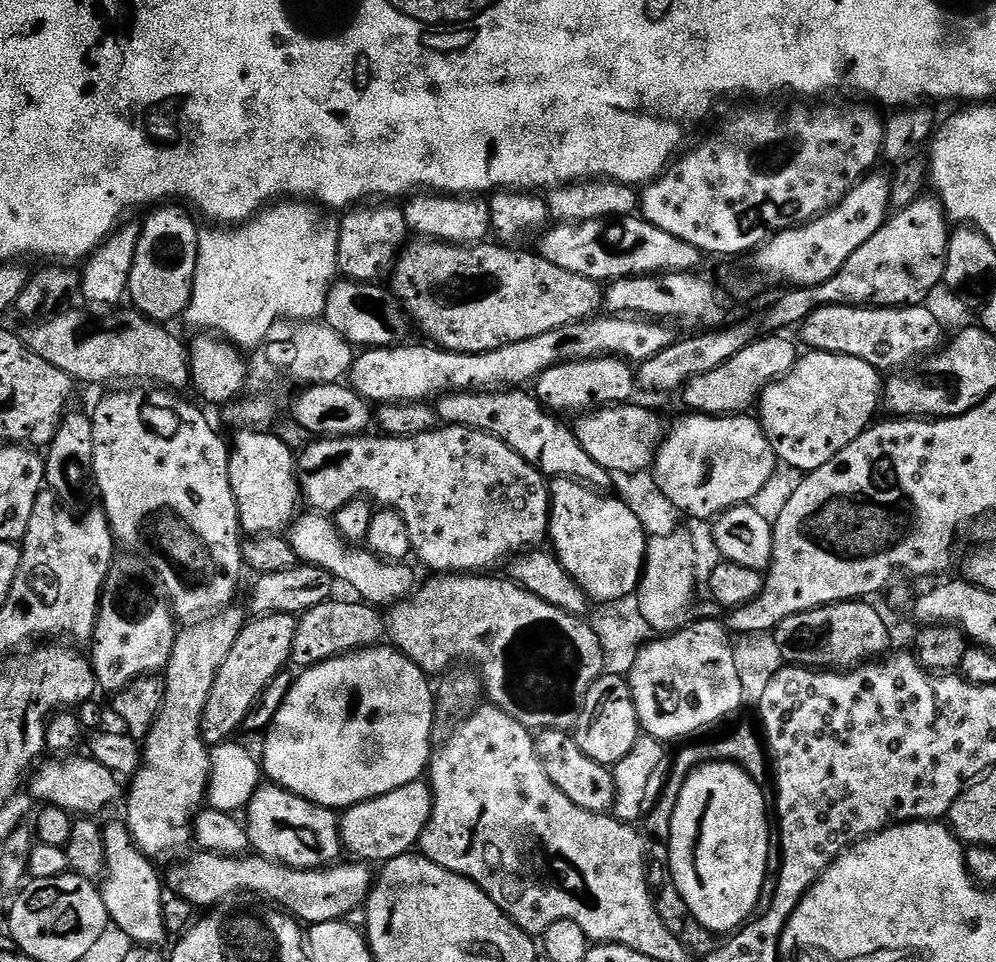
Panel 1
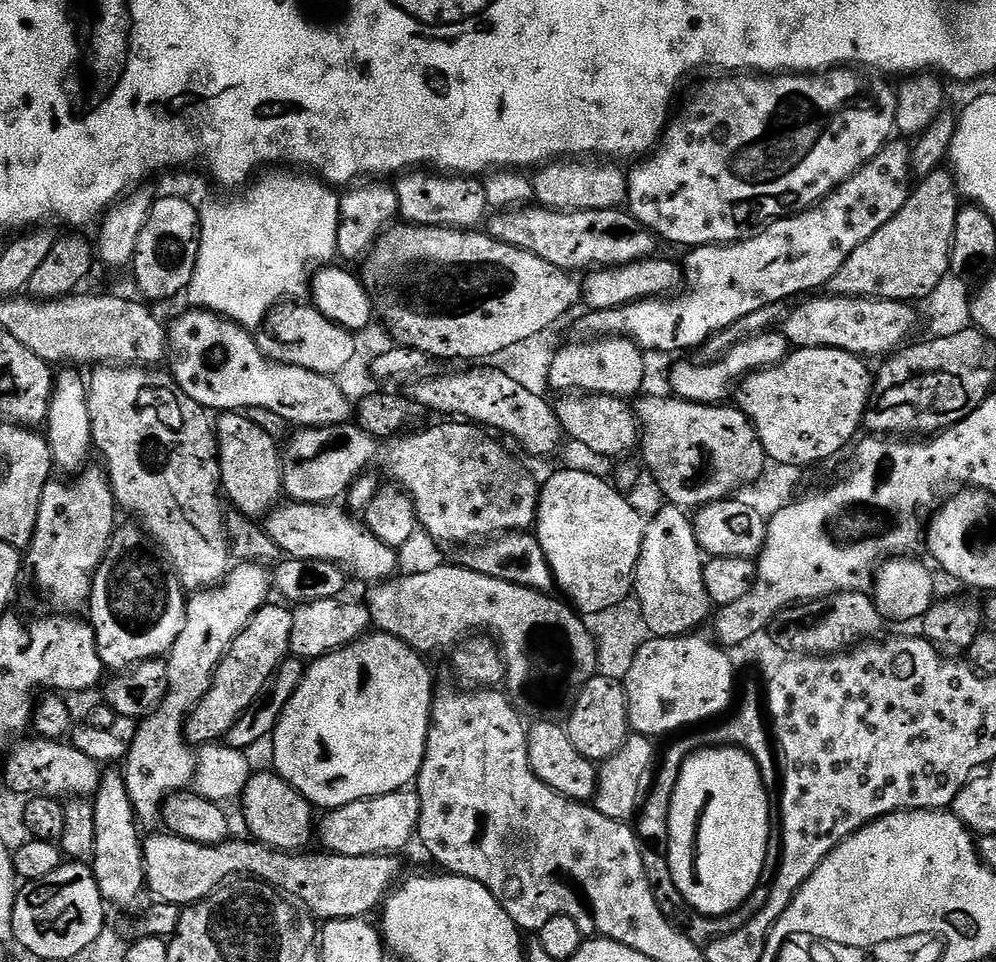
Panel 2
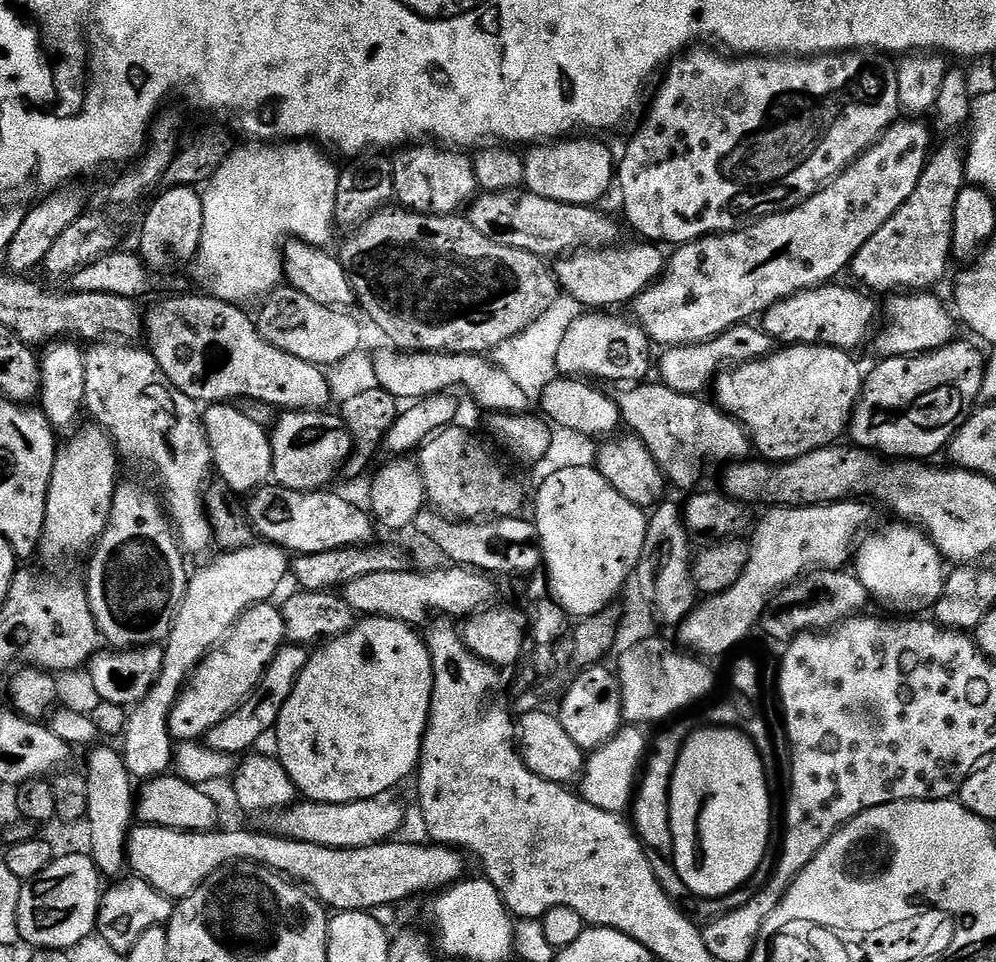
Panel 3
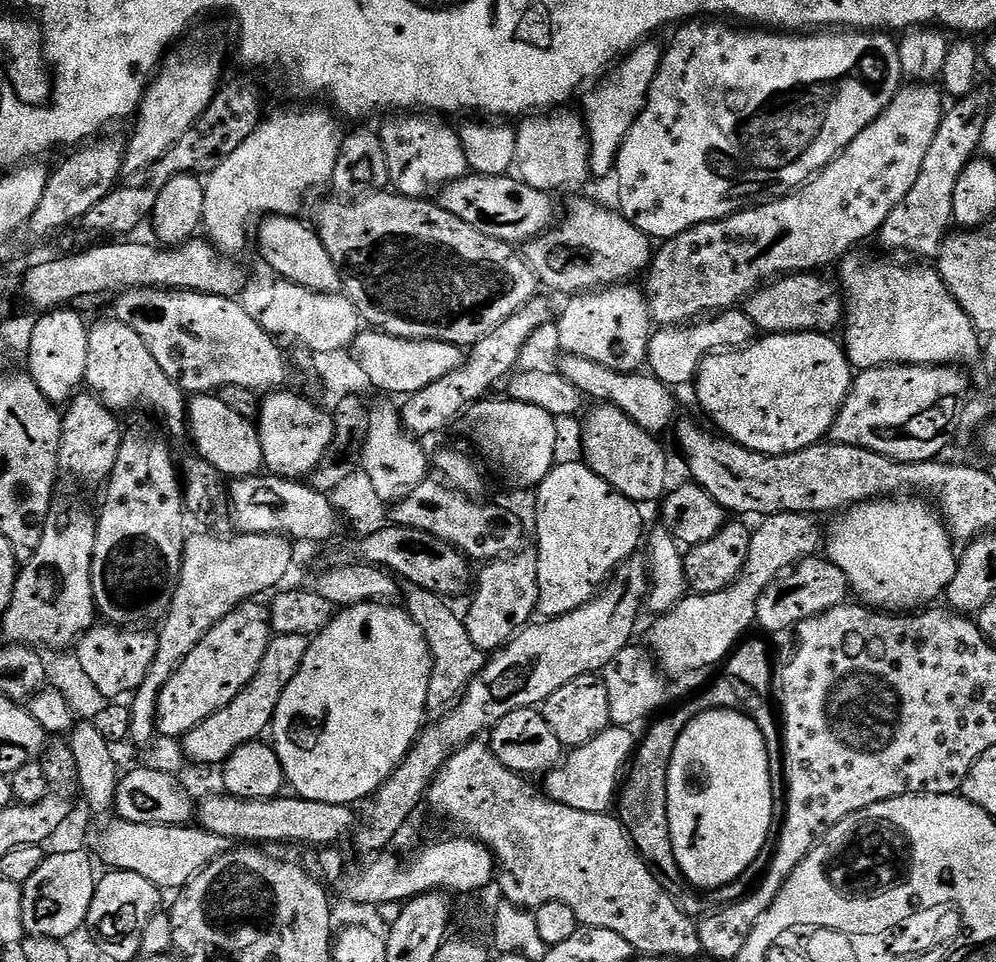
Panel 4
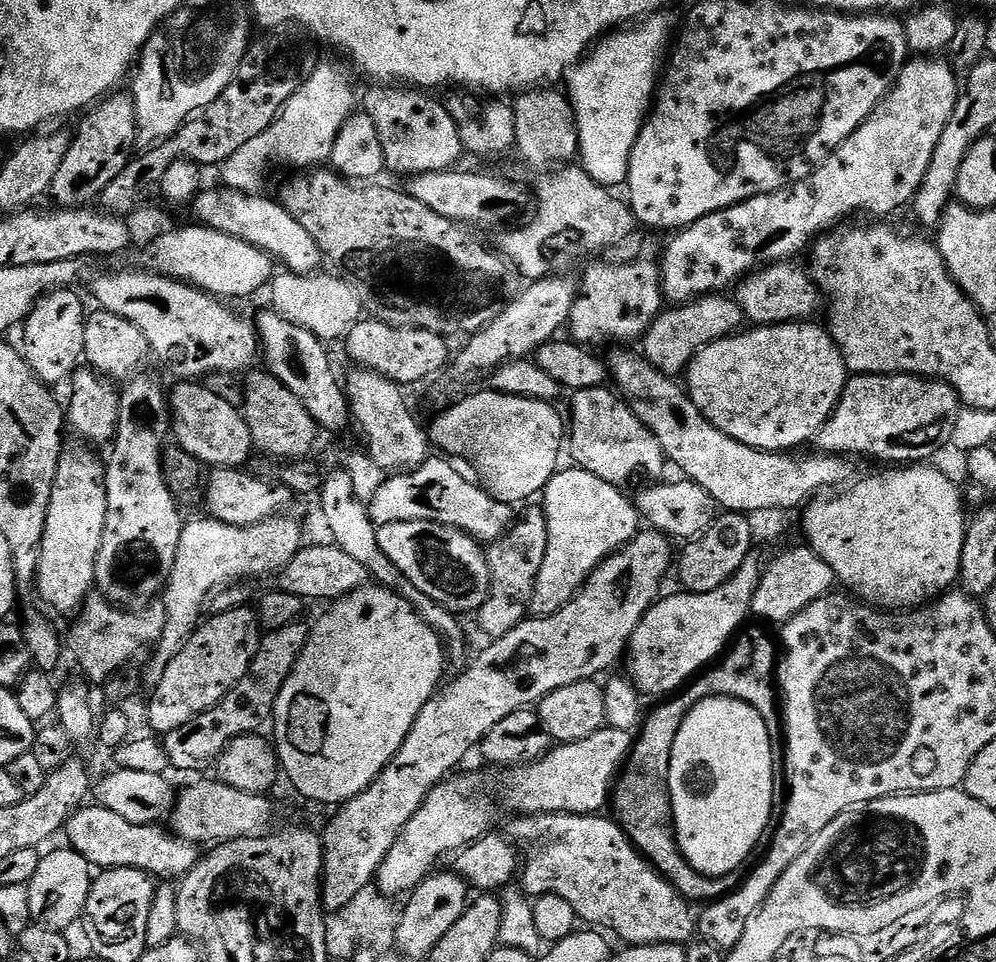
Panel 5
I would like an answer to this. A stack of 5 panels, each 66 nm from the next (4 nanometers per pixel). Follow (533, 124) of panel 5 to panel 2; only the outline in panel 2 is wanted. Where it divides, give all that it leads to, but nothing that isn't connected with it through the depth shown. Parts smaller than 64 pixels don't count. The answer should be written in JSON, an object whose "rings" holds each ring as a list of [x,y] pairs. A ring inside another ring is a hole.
{"rings":[[[549,162],[532,180],[535,203],[542,208],[553,208],[555,212],[620,208],[628,199],[628,182],[625,173],[615,167],[619,168],[612,162]]]}

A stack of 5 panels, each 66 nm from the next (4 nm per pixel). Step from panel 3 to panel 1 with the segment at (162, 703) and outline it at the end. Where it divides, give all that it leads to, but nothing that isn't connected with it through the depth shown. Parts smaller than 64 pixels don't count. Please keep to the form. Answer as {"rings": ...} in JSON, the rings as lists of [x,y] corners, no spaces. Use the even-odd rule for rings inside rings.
{"rings":[[[229,606],[210,620],[201,624],[193,624],[177,631],[174,650],[170,654],[168,667],[162,673],[164,681],[164,705],[158,718],[148,730],[148,737],[142,742],[142,767],[135,776],[131,777],[132,789],[127,789],[128,817],[126,823],[130,834],[141,852],[149,858],[156,856],[172,856],[183,850],[194,840],[193,820],[197,812],[201,811],[208,794],[208,775],[212,769],[212,758],[209,745],[200,737],[202,714],[206,710],[206,698],[210,698],[210,690],[214,690],[214,678],[218,670],[222,670],[222,662],[234,650],[234,642],[238,638],[240,629],[246,623],[246,616]]]}

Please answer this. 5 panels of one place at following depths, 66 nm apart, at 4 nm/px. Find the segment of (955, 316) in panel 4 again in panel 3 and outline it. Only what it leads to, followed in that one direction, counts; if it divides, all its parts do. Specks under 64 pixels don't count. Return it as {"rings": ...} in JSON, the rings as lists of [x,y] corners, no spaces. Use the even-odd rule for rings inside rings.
{"rings":[[[912,290],[907,294],[896,294],[882,312],[888,315],[888,328],[875,333],[877,357],[916,356],[919,352],[932,352],[943,344],[952,343],[957,335],[957,321],[953,313],[933,293],[928,290]],[[952,315],[952,316],[951,316]],[[953,320],[953,321],[952,321]],[[880,332],[880,333],[879,333]],[[956,332],[956,333],[955,333]]]}

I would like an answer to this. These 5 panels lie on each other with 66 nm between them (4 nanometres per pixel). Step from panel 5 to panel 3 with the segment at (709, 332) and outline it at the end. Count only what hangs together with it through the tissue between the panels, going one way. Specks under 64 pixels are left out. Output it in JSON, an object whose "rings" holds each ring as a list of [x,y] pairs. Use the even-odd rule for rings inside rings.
{"rings":[[[755,323],[735,324],[730,330],[718,334],[713,340],[701,344],[679,344],[676,348],[664,348],[660,356],[659,383],[666,385],[678,394],[694,396],[703,393],[703,388],[715,381],[721,370],[737,364],[749,364],[773,351],[774,341],[767,336],[763,327]]]}

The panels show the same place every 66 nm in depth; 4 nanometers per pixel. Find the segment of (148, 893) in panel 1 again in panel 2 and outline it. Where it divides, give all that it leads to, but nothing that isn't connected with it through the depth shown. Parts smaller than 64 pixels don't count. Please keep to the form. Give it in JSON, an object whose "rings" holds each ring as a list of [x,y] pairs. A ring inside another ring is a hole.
{"rings":[[[108,770],[101,775],[100,785],[94,799],[91,801],[94,812],[94,852],[90,861],[90,867],[94,878],[98,882],[98,890],[102,898],[112,907],[132,908],[143,896],[146,896],[144,883],[144,840],[140,831],[141,825],[136,819],[136,812],[132,809],[130,794],[126,790],[126,782],[123,775]]]}

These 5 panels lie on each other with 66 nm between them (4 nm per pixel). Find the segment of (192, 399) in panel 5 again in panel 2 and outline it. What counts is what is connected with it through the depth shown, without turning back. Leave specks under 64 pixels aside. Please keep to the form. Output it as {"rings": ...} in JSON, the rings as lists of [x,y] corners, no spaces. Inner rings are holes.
{"rings":[[[226,412],[215,421],[216,448],[220,451],[220,486],[227,503],[233,509],[244,516],[260,518],[281,499],[282,452],[278,444],[276,448],[271,434],[262,425],[244,416],[247,415]]]}

